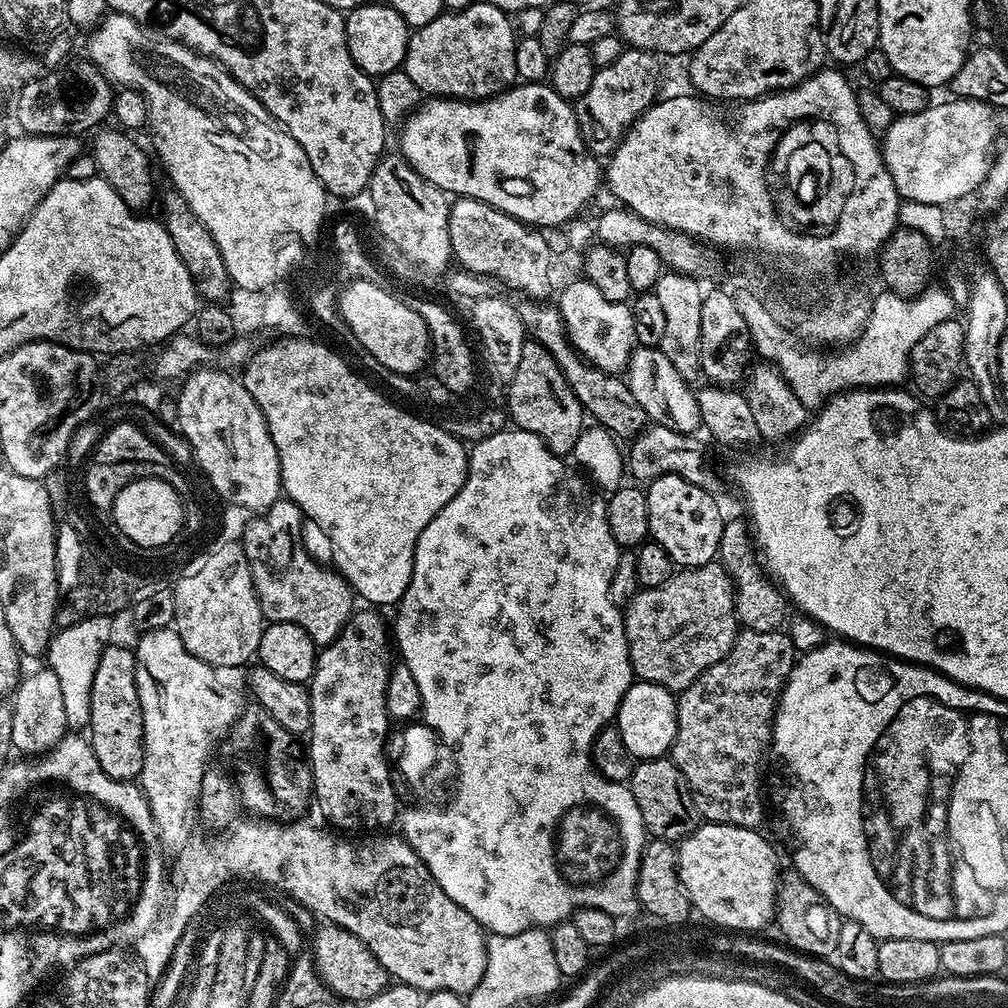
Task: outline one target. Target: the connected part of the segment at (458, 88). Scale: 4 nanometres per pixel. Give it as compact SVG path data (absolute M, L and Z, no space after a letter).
M473 2L465 8L441 11L426 26L415 29L408 38L402 69L429 97L488 100L517 83L514 66L517 39L518 32L509 13L490 2Z

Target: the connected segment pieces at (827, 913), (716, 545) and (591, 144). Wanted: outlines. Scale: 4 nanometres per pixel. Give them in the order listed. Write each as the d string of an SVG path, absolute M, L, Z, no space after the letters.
M795 870L781 875L776 889L775 927L780 927L784 935L783 943L787 947L811 957L828 958L833 955L838 946L838 930L840 929L841 915L835 912L824 901L824 896L806 882L806 878L799 876Z
M659 476L647 485L646 510L648 511L648 535L666 554L670 554L673 565L680 568L697 568L713 563L720 551L720 539L726 523L726 516L720 513L713 493L702 486L694 486L694 482L686 482L686 478L677 476Z
M629 47L620 57L605 68L597 68L594 74L594 82L590 82L590 90L582 94L582 98L574 101L576 109L576 121L580 127L584 141L588 144L588 151L597 158L608 158L614 149L620 144L624 133L632 127L632 123L638 119L651 104L656 103L658 93L656 87L660 84L660 68L656 65L657 57L650 52L641 52L640 49Z

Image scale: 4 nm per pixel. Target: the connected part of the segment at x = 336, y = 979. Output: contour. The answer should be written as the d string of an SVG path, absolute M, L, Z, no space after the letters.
M321 923L316 937L311 937L310 953L316 966L316 972L333 997L341 996L344 1000L363 1002L374 998L389 987L390 977L387 970L374 958L371 950L354 934L336 924Z

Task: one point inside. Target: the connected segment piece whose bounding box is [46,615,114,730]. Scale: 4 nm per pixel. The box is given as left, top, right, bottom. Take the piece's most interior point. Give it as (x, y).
(73, 653)

